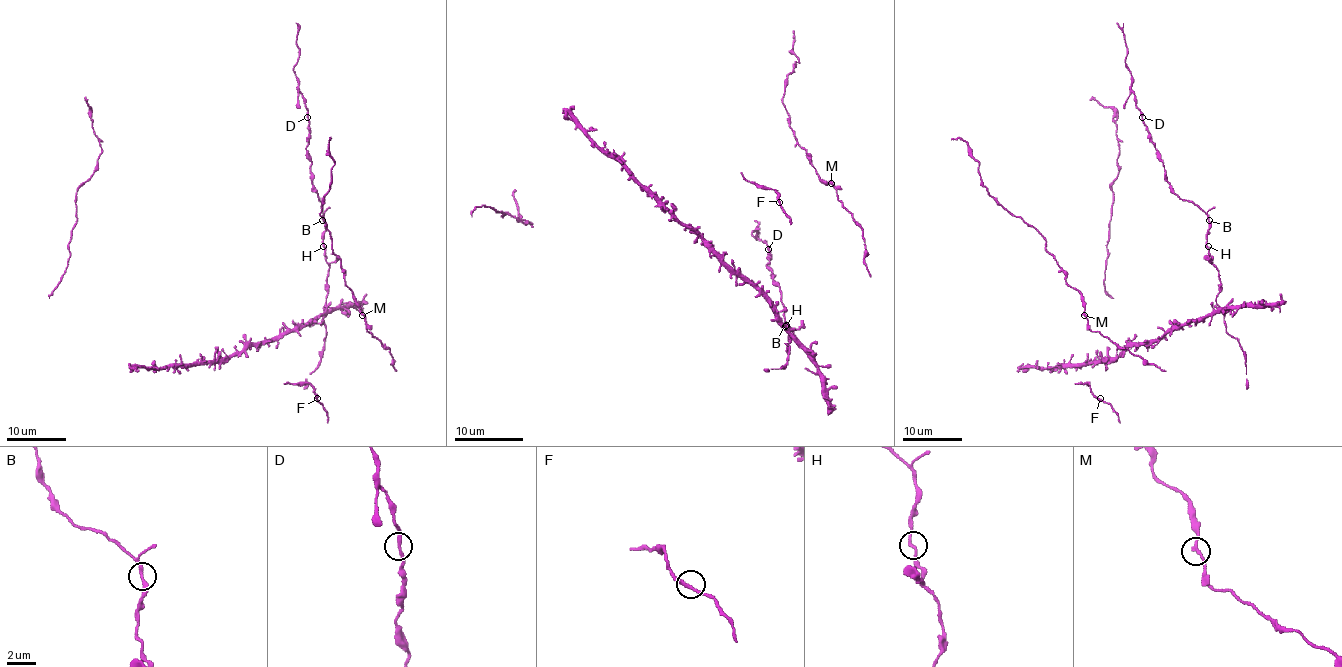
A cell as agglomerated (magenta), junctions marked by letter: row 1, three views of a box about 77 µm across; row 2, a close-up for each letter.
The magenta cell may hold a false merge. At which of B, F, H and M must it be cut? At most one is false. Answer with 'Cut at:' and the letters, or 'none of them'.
Cut at: none of them

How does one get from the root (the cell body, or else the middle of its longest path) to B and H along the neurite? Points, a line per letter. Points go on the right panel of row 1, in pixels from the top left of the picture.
B: (1136, 343), (1151, 343), (1184, 324), (1202, 321), (1215, 307), (1219, 276), (1206, 245), (1209, 220)
H: (1136, 343), (1151, 343), (1184, 324), (1202, 321), (1215, 307), (1219, 276), (1208, 246)

